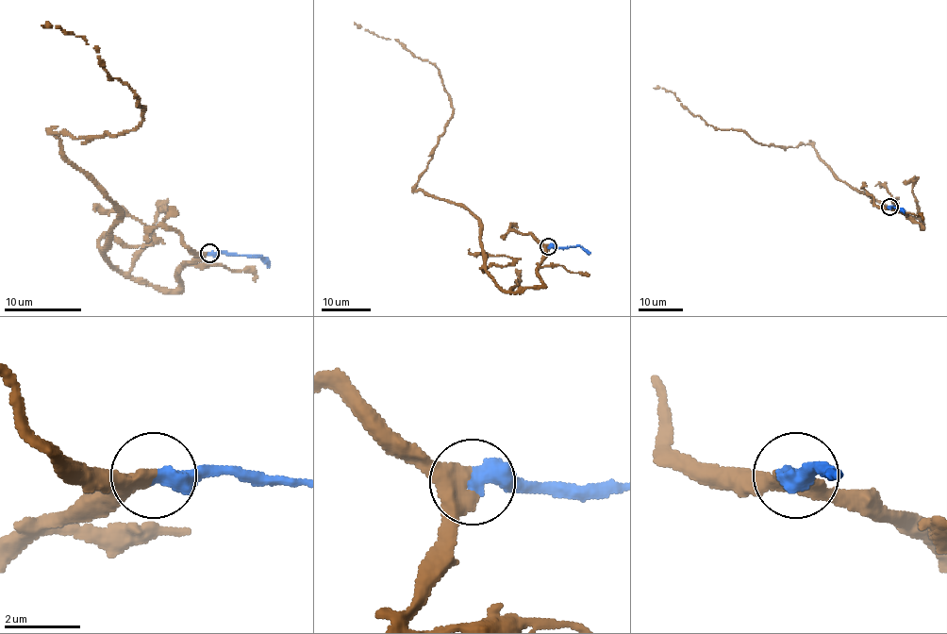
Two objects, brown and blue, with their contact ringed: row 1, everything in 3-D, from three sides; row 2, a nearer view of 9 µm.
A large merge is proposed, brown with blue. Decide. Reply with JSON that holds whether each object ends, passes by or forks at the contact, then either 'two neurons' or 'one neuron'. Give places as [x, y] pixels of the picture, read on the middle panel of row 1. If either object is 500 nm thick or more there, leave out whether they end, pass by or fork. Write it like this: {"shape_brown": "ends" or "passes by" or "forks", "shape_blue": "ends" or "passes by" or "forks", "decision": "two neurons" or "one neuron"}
{"shape_brown": "passes by", "shape_blue": "ends", "decision": "one neuron"}

